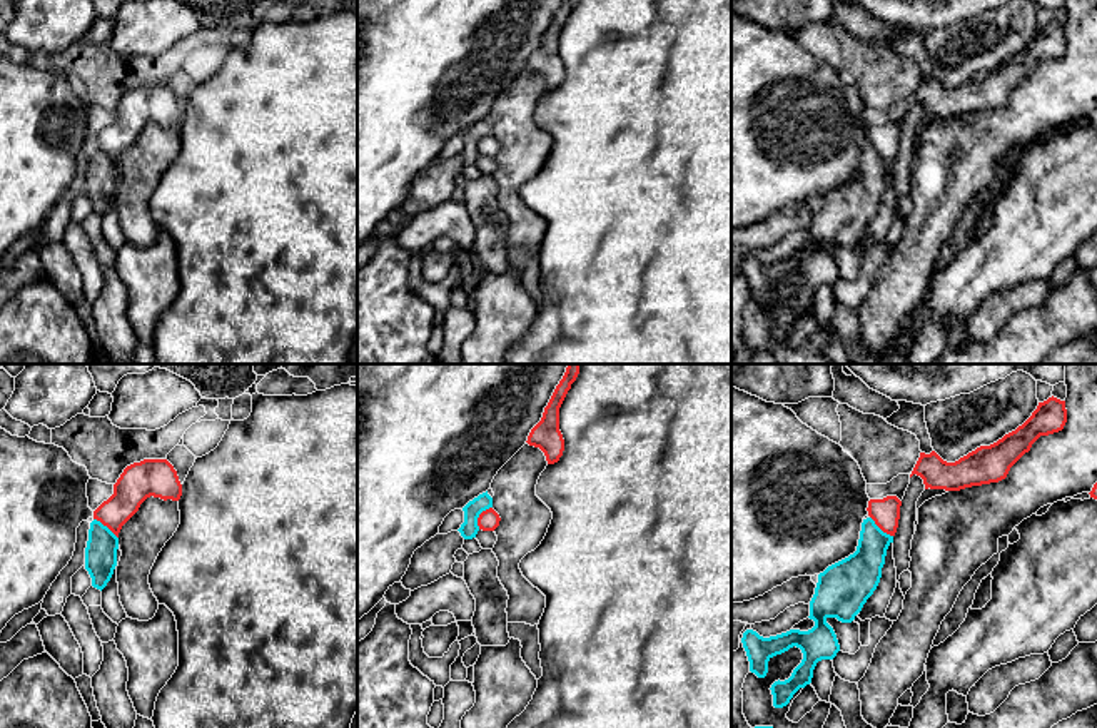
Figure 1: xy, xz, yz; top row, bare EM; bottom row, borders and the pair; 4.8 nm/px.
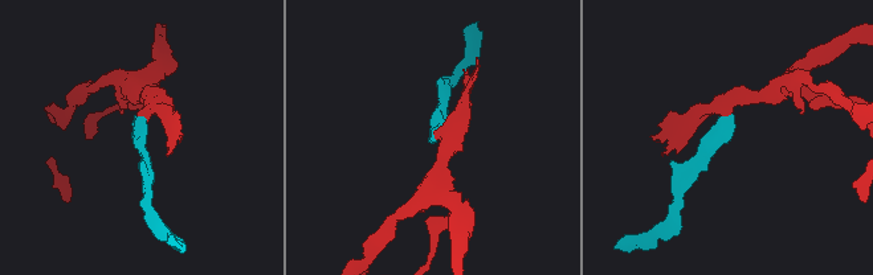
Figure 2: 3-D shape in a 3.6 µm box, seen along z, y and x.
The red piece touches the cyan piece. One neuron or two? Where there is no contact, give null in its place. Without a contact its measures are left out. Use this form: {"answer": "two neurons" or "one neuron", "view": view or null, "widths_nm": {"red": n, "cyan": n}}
{"answer": "two neurons", "view": "xz", "widths_nm": {"red": 100, "cyan": 90}}

